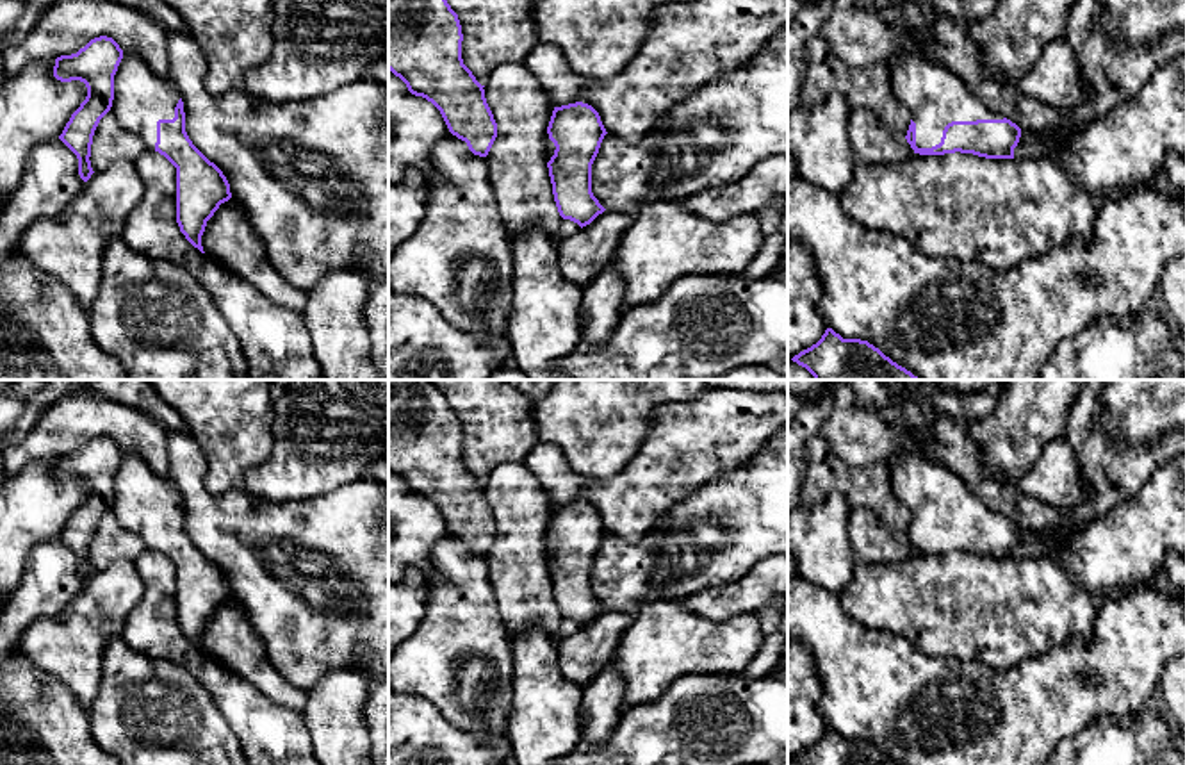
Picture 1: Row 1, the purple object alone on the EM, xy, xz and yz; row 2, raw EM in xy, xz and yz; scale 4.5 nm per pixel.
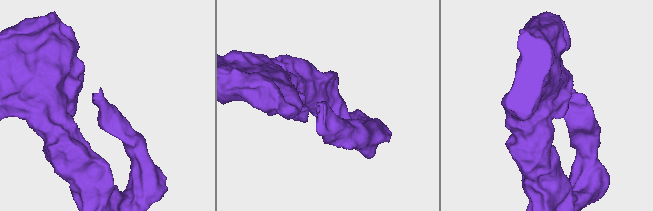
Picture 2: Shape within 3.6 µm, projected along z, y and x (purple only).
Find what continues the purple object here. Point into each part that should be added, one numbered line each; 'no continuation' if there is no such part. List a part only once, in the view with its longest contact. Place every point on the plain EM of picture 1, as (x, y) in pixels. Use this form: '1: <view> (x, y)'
1: yz (934, 494)

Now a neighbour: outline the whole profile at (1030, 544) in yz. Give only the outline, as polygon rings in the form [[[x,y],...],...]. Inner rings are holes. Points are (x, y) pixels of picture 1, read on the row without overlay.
[[[1021,530],[1017,546],[1014,547],[1014,558],[1035,558],[1037,555],[1048,555],[1053,539],[1058,535],[1057,530],[1048,530],[1044,533],[1030,533]]]

